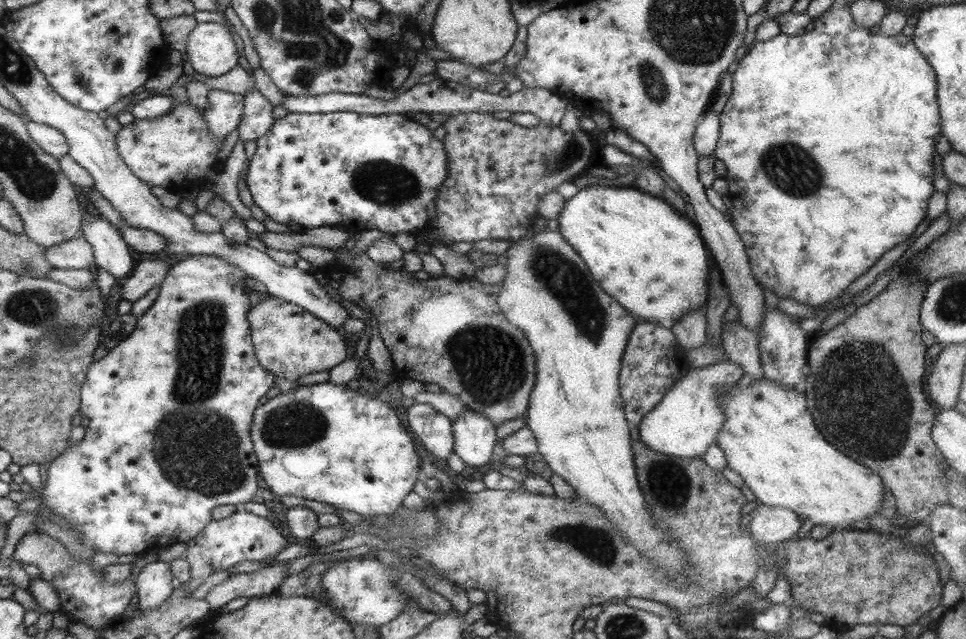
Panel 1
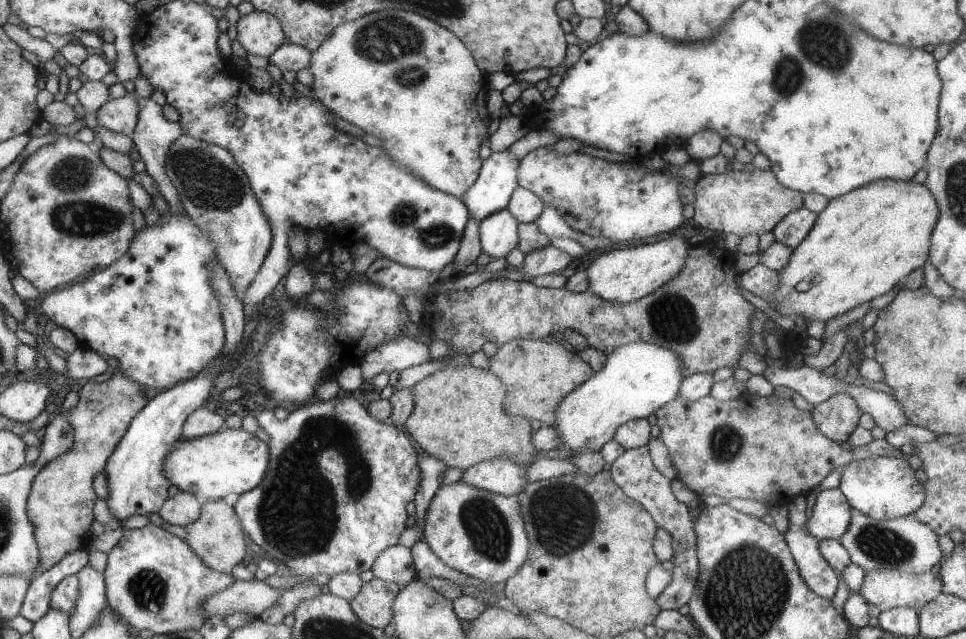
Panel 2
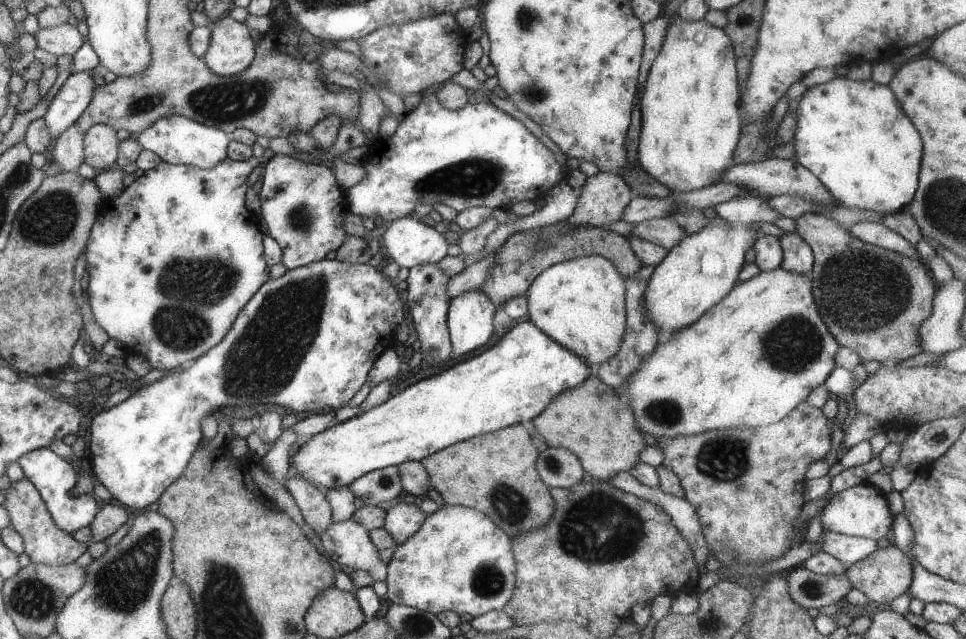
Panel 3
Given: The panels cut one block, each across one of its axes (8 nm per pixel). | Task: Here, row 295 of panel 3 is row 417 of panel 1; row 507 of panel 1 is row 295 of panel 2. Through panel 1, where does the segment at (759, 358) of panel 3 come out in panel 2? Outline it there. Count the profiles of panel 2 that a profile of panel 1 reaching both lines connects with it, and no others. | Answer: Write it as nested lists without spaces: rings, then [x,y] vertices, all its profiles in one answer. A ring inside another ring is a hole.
[[[869,182],[867,186],[829,200],[829,204],[817,214],[817,220],[809,234],[793,250],[785,268],[777,272],[779,284],[777,292],[767,298],[769,308],[779,312],[781,316],[789,316],[797,322],[797,326],[801,326],[813,320],[827,324],[829,320],[843,316],[859,304],[871,302],[873,298],[895,288],[899,278],[907,276],[909,272],[921,268],[927,262],[929,238],[937,218],[939,208],[933,194],[927,190],[927,186],[911,182]]]

